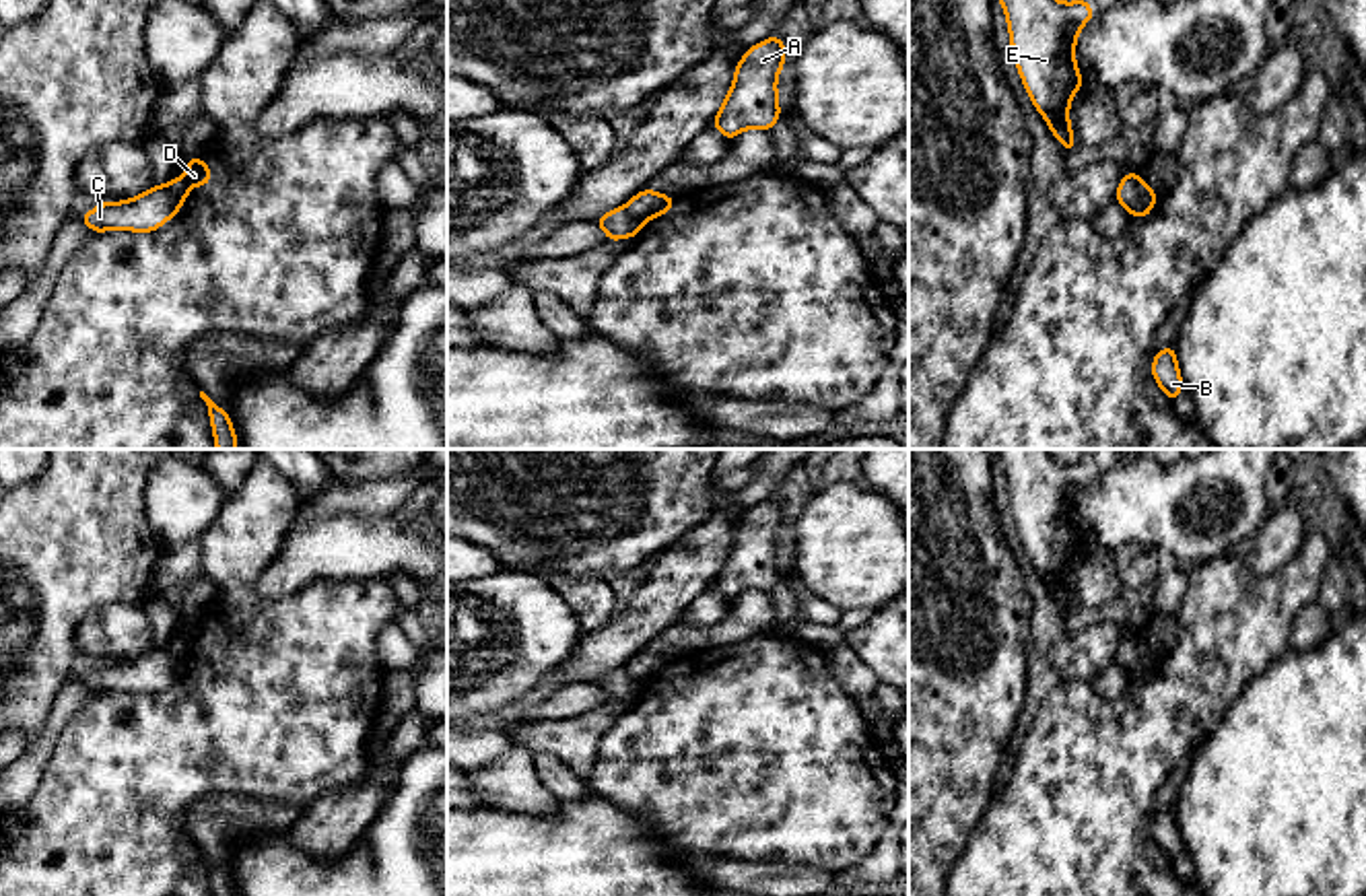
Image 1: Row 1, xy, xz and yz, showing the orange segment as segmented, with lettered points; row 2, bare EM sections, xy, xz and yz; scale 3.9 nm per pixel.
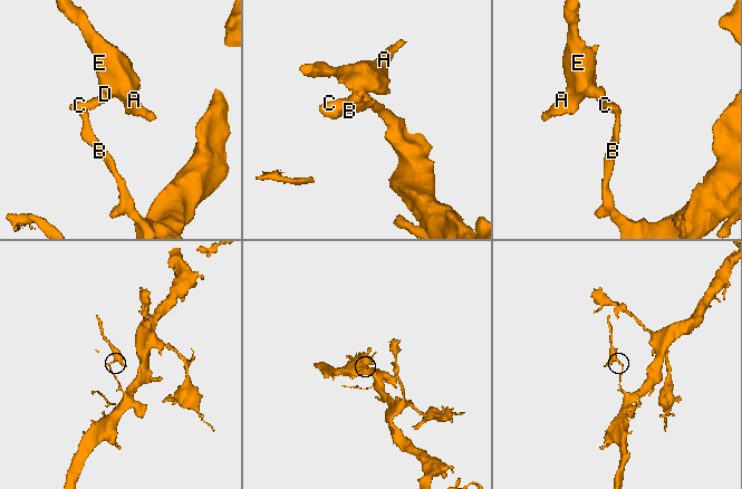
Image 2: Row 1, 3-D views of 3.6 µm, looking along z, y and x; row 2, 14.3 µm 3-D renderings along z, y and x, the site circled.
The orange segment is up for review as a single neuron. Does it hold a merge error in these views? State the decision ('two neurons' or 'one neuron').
two neurons

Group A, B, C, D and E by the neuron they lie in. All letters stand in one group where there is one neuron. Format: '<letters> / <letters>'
A D E / B C

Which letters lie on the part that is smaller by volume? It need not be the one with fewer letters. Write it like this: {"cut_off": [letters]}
{"cut_off": ["A", "D", "E"]}

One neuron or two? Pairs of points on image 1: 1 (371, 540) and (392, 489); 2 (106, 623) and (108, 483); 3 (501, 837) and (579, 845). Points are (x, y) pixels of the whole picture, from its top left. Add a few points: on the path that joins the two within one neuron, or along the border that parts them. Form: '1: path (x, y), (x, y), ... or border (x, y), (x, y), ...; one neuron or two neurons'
1: border (392, 511), (382, 515), (332, 515); two neurons
2: border (139, 604), (91, 610), (77, 629), (77, 645); two neurons
3: path (520, 845), (561, 845); one neuron

